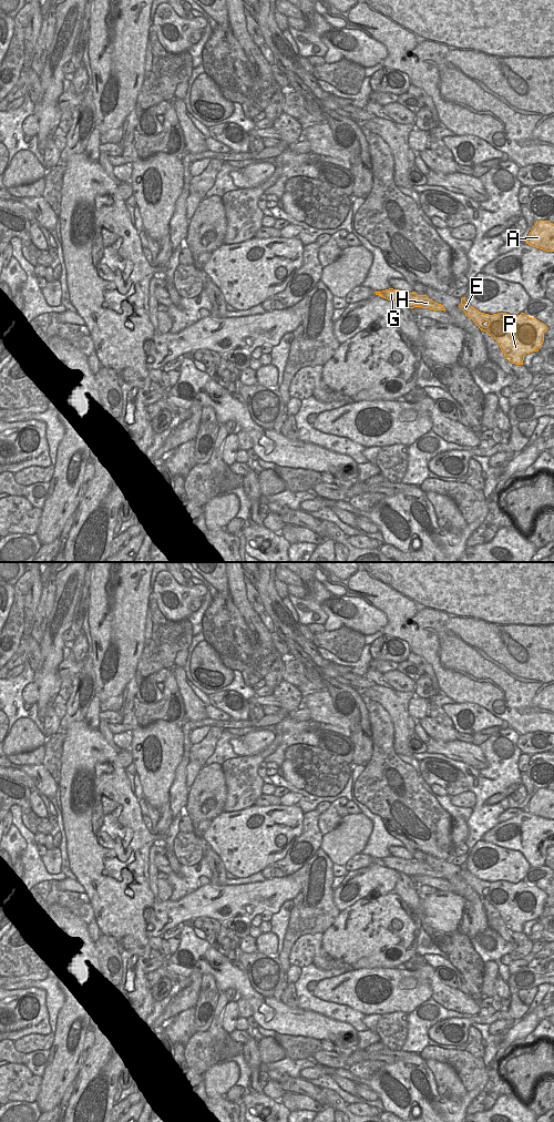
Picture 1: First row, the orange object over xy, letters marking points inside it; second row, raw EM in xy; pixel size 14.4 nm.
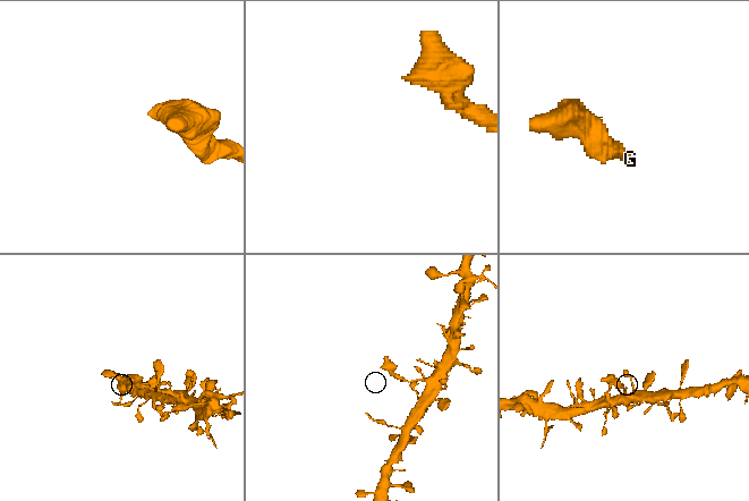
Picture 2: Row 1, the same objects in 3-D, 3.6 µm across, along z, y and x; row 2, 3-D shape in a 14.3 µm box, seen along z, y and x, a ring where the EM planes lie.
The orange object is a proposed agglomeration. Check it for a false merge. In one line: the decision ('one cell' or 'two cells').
one cell

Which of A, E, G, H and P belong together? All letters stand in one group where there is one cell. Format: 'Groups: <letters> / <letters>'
Groups: A E G H P

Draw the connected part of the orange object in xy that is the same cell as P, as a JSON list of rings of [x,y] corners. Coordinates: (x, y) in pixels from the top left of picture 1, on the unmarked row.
[[[465,865],[459,875],[475,892],[495,907],[509,929],[523,932],[526,921],[538,919],[543,909],[546,892],[524,880],[512,884],[506,880],[484,881],[472,875]]]

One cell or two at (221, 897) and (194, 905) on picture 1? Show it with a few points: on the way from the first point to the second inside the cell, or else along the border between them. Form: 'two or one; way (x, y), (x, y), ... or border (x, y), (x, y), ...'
one; way (214, 901), (201, 904)

